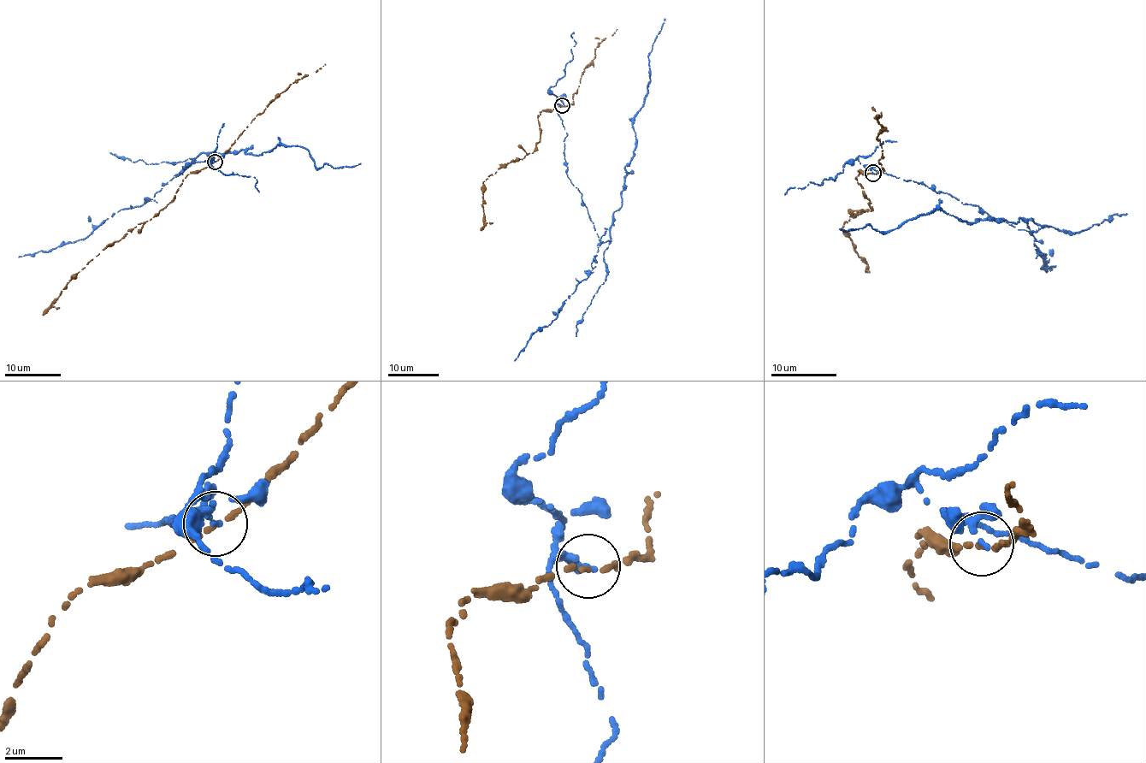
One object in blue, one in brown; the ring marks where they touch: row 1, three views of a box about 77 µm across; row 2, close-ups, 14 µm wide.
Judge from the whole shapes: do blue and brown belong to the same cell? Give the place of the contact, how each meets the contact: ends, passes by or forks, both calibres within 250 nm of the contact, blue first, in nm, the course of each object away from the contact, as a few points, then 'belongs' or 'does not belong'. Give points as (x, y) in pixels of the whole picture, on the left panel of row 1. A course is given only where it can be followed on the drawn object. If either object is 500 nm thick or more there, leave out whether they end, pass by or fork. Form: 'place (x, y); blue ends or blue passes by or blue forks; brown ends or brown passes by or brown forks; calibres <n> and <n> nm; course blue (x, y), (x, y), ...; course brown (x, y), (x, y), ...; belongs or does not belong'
place (215, 162); blue passes by; brown ends; calibres 170 and 180 nm; course blue (214, 161), (181, 166), (180, 174), (204, 152), (257, 156), (282, 144), (306, 149), (319, 169), (361, 163); course brown (214, 162), (191, 172), (175, 192), (175, 198), (120, 240), (109, 244), (79, 272), (43, 315); does not belong

